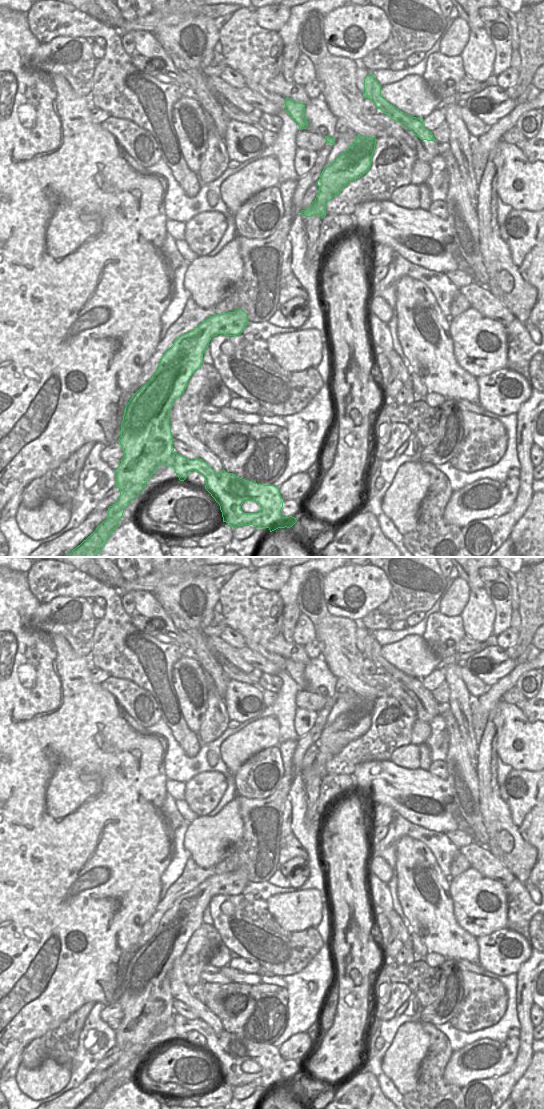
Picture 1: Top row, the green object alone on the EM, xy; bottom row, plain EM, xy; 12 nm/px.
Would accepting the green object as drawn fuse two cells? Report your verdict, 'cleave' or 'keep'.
cleave

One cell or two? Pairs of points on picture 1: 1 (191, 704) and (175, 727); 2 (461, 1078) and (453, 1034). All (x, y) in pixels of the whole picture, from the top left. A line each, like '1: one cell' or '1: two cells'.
1: two cells
2: two cells

